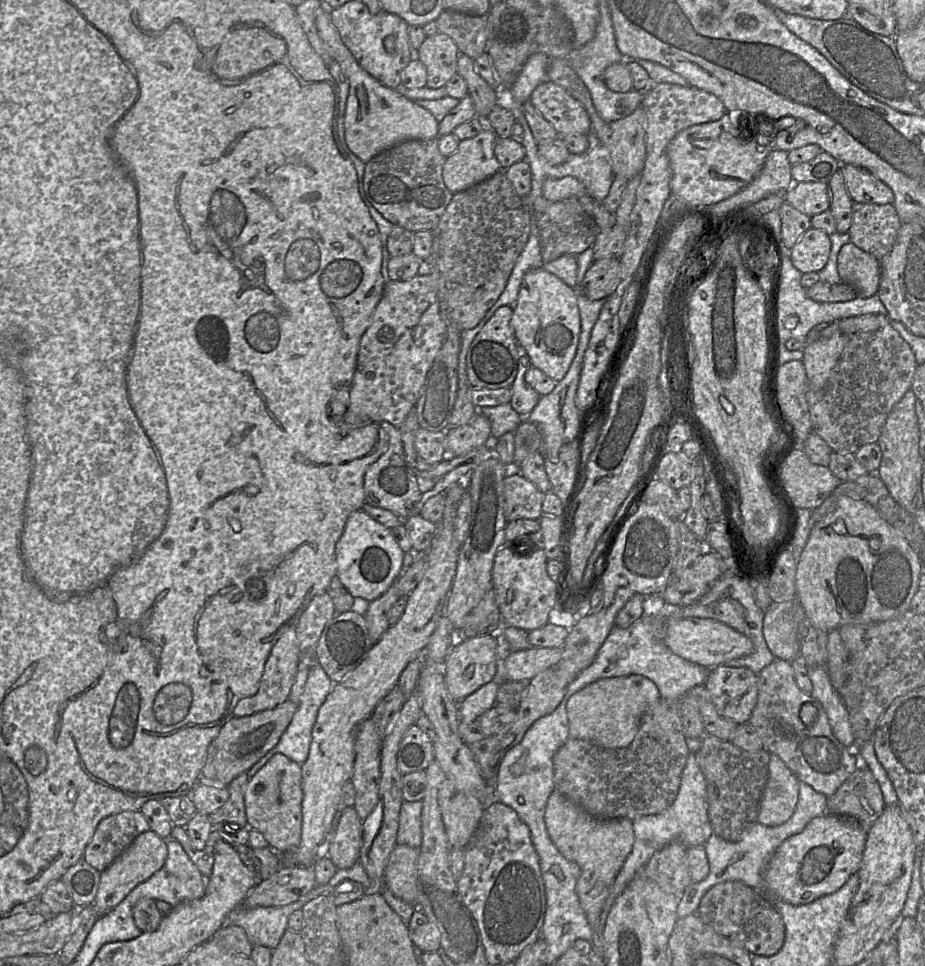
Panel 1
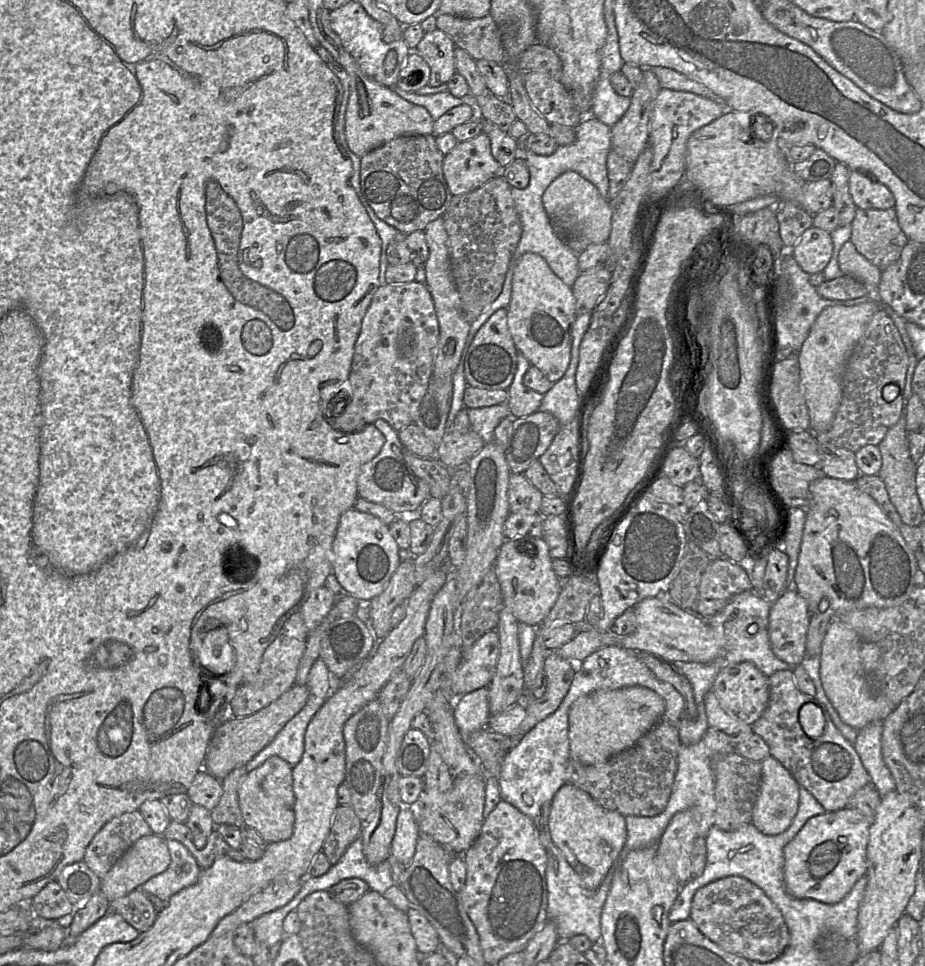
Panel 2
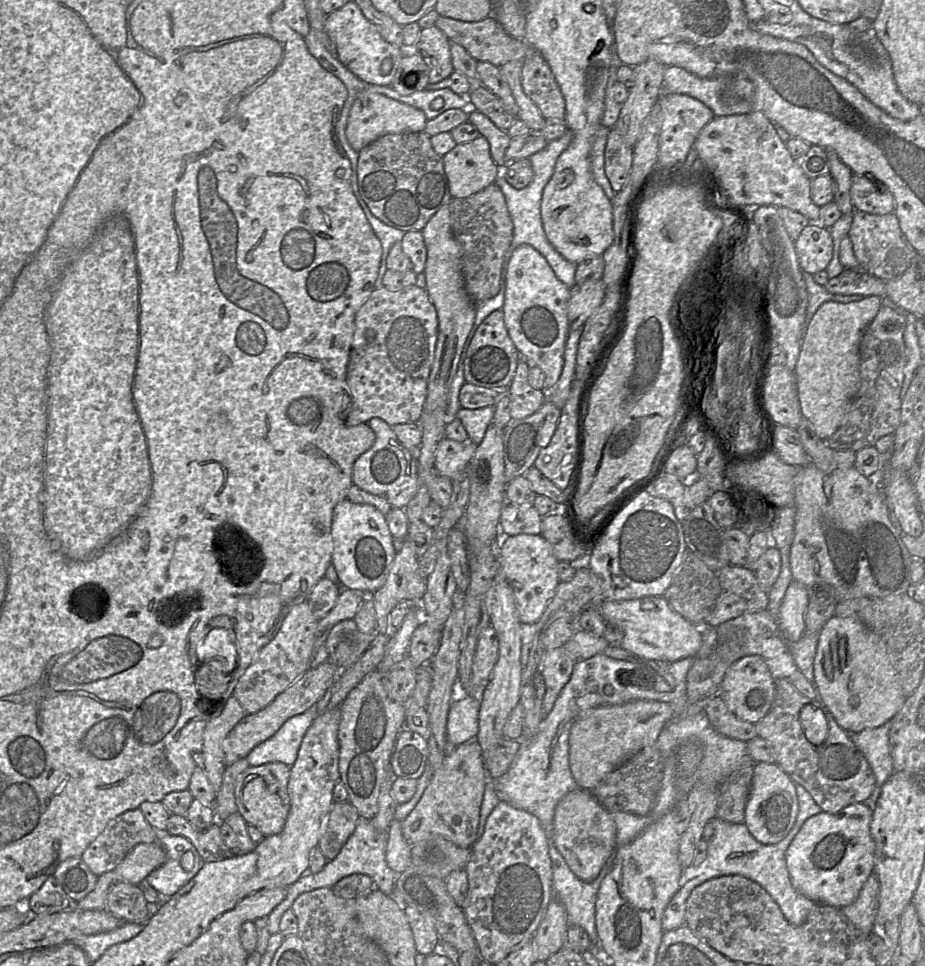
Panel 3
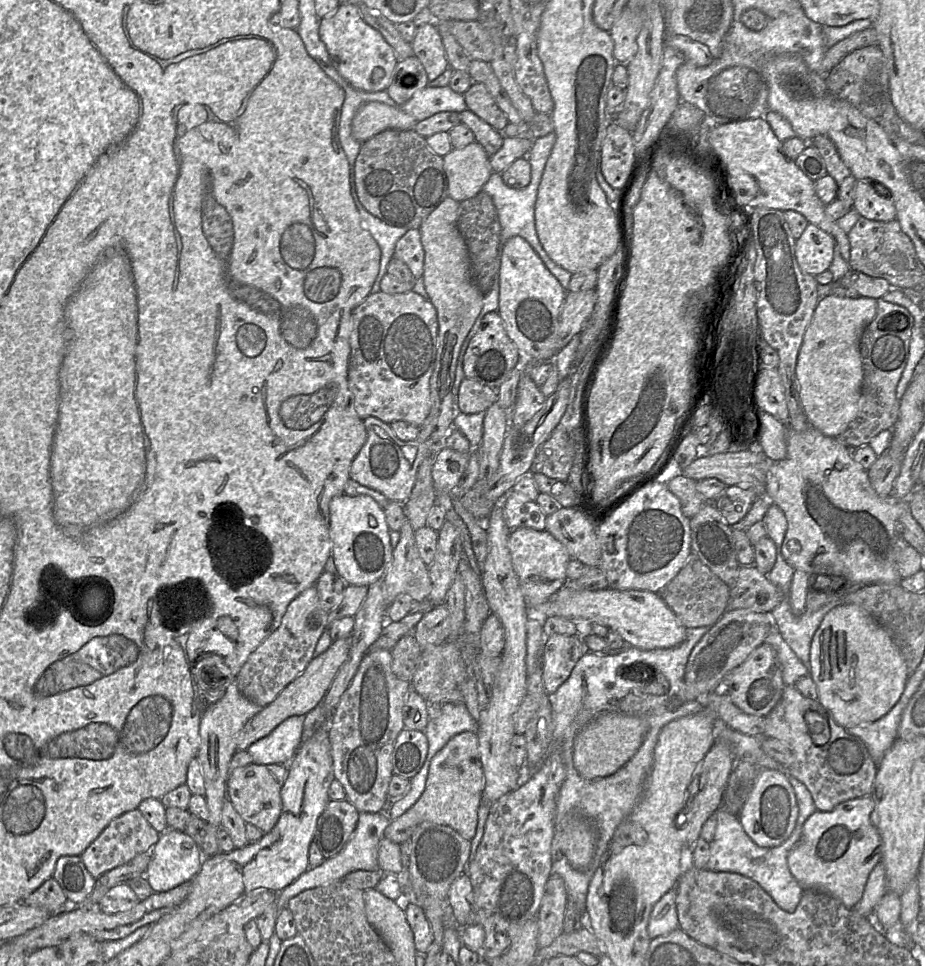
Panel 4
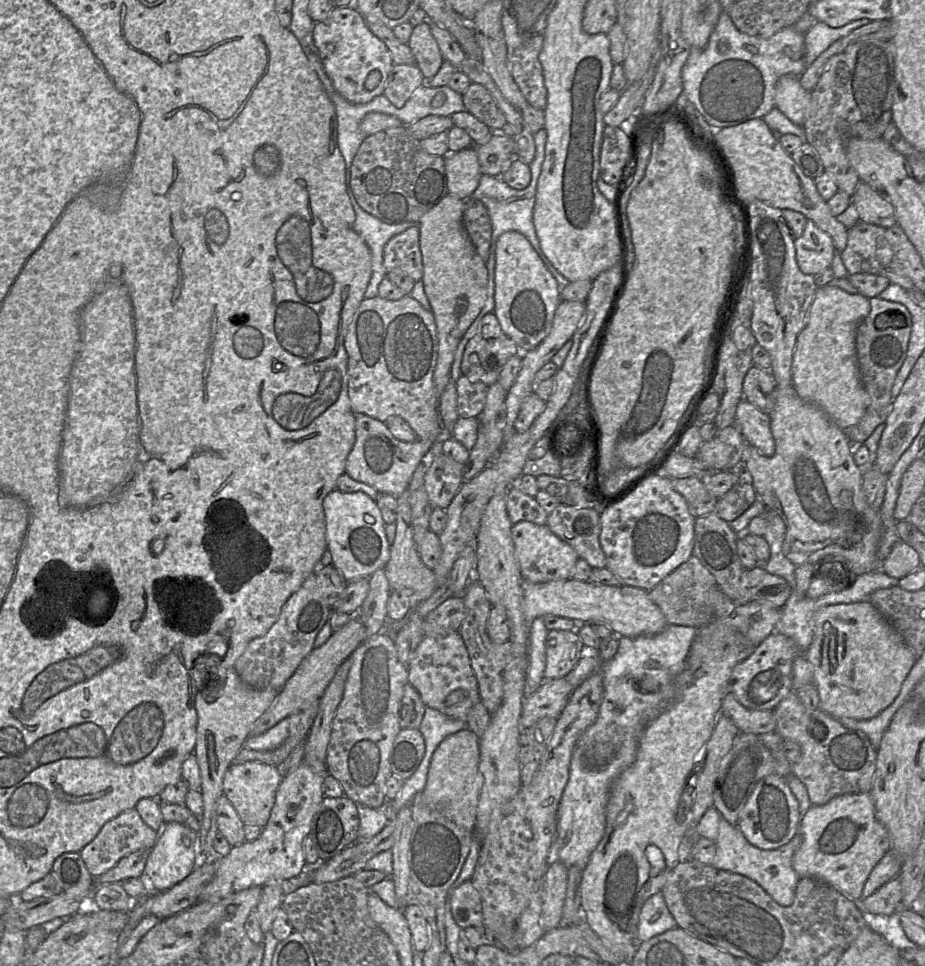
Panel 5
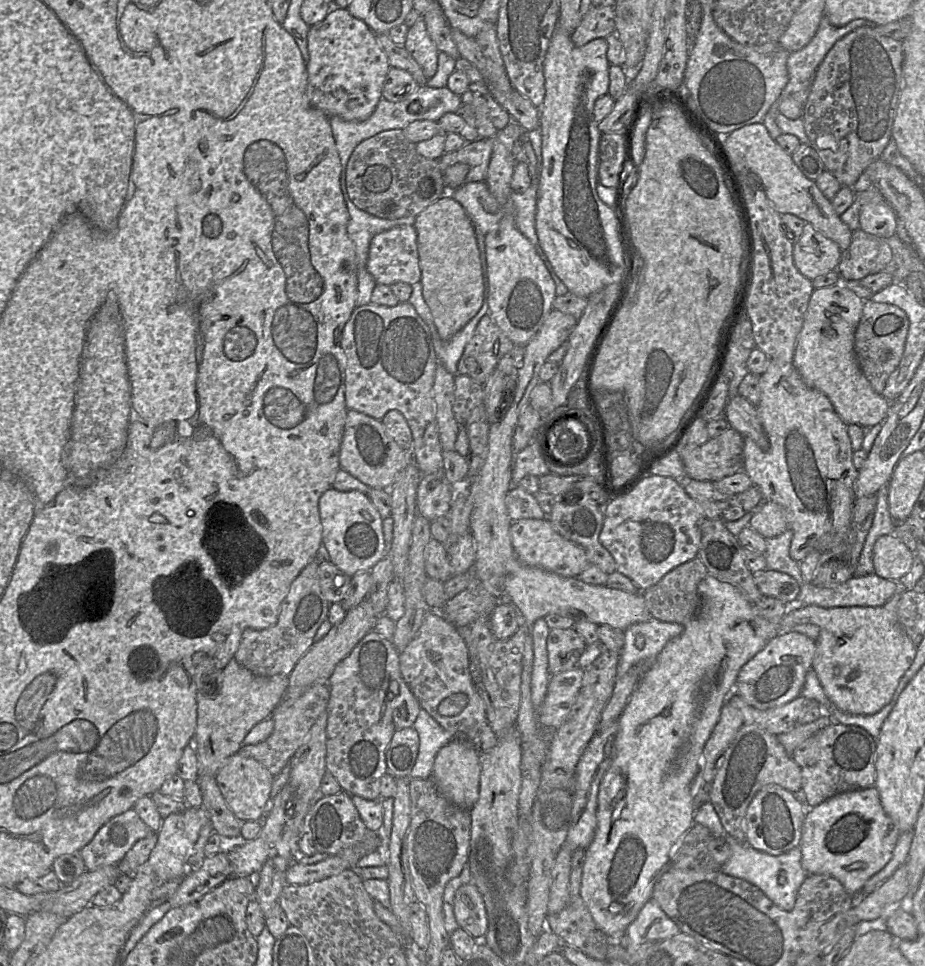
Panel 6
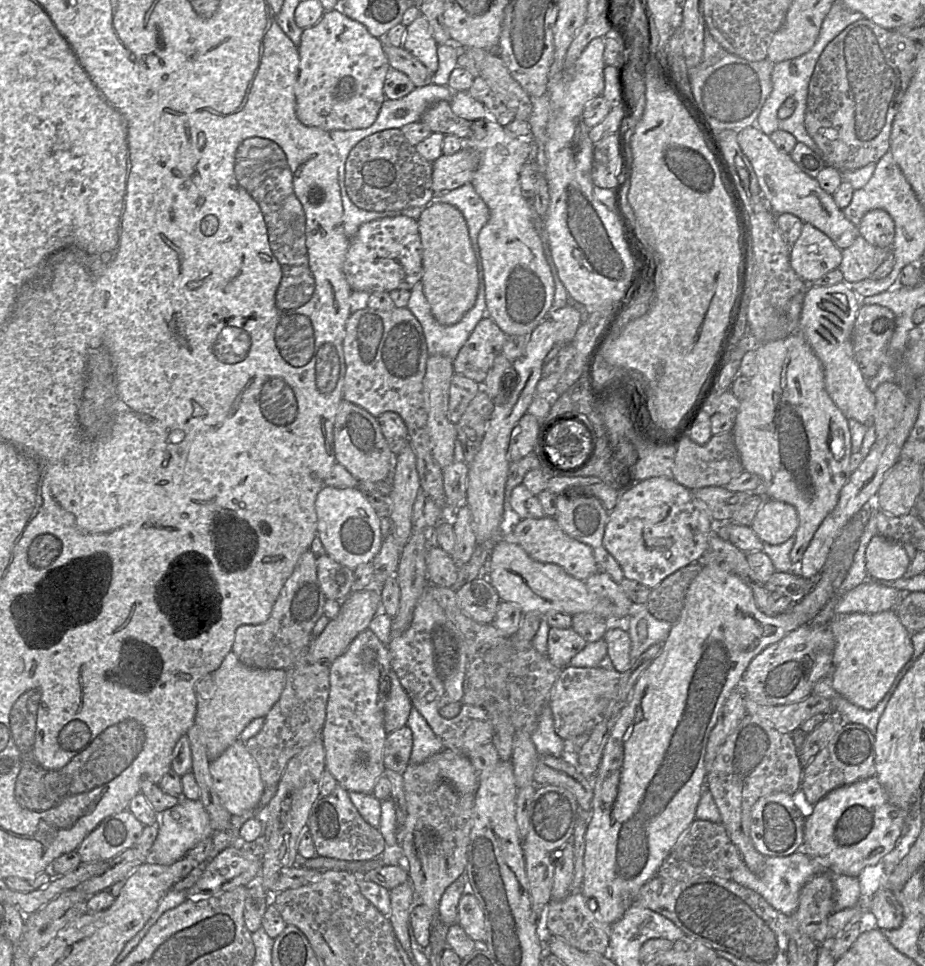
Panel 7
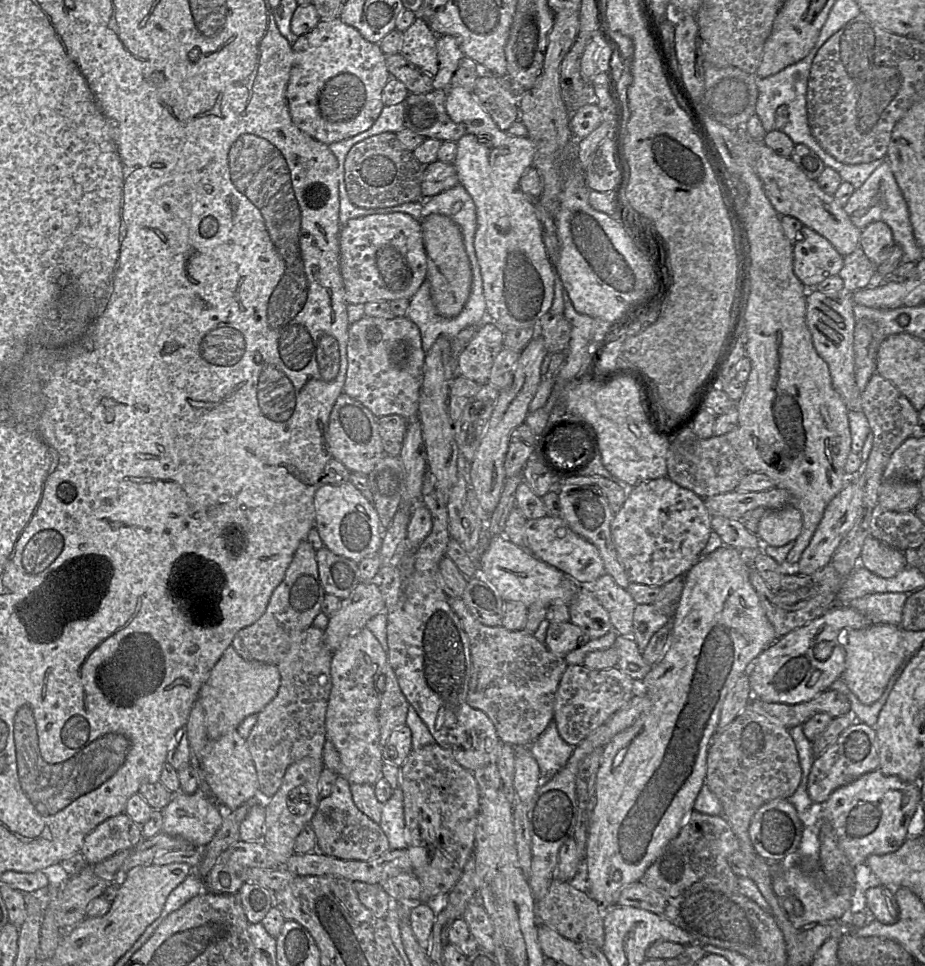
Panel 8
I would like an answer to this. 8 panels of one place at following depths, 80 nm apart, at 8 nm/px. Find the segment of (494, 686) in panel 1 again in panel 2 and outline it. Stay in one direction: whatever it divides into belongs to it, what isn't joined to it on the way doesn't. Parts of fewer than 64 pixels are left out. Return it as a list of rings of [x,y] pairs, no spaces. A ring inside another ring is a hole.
[[[481,687],[455,698],[454,719],[463,737],[487,726],[490,717],[488,694],[488,687]]]

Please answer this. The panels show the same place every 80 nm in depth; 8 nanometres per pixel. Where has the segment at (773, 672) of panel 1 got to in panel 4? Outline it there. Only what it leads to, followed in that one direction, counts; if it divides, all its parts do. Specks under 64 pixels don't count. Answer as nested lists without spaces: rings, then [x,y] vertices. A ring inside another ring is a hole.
[[[785,685],[781,699],[765,716],[765,738],[785,742],[792,751],[790,763],[783,765],[785,772],[802,782],[809,790],[818,811],[829,812],[848,800],[871,796],[878,765],[871,758],[865,743],[840,726],[819,700],[804,697],[794,686]],[[815,711],[825,718],[830,728],[830,738],[822,746],[813,743],[804,714]]]

